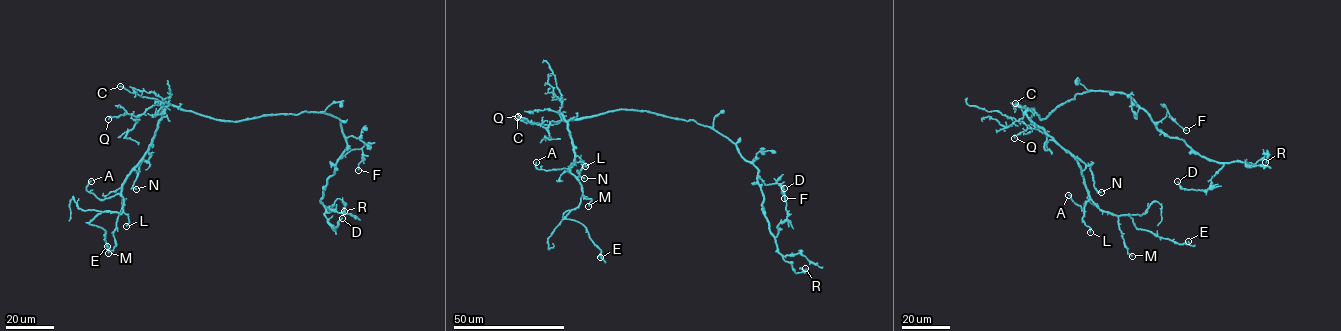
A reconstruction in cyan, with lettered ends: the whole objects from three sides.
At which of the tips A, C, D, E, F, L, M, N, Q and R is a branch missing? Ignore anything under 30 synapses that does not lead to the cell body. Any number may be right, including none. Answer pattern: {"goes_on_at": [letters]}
{"goes_on_at": ["C"]}

